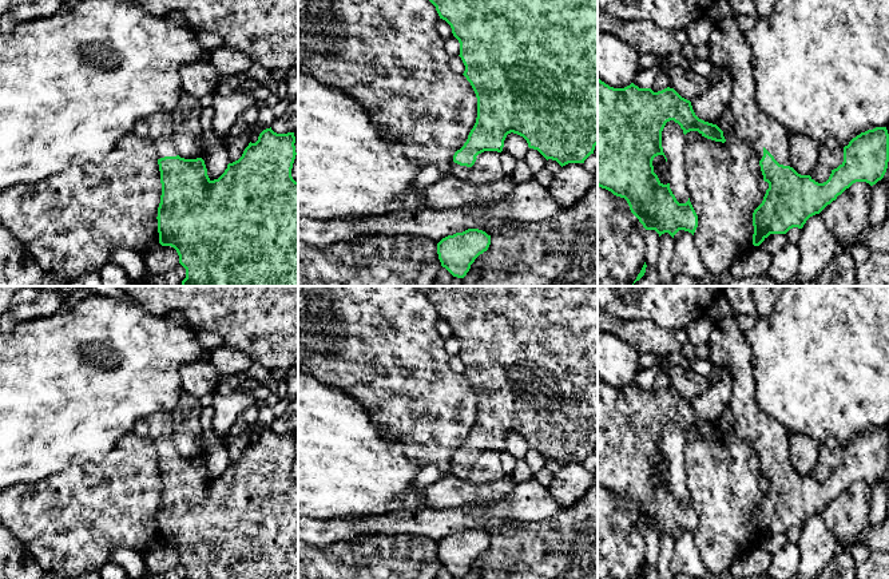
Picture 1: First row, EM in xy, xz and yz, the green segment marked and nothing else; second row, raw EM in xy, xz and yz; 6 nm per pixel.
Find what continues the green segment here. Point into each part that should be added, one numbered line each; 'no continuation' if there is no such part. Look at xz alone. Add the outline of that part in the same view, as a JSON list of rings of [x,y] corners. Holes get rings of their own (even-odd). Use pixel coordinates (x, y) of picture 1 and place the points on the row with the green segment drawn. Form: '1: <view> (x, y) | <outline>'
1: xz (460, 171) | [[[455,162],[451,166],[451,174],[456,175],[459,179],[468,179],[471,171],[472,171],[472,167],[460,166]]]

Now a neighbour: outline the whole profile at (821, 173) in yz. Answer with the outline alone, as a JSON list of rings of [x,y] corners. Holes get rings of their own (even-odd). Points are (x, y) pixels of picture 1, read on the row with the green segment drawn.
[[[818,162],[810,177],[818,183],[823,183],[829,179],[832,170],[822,162]]]

